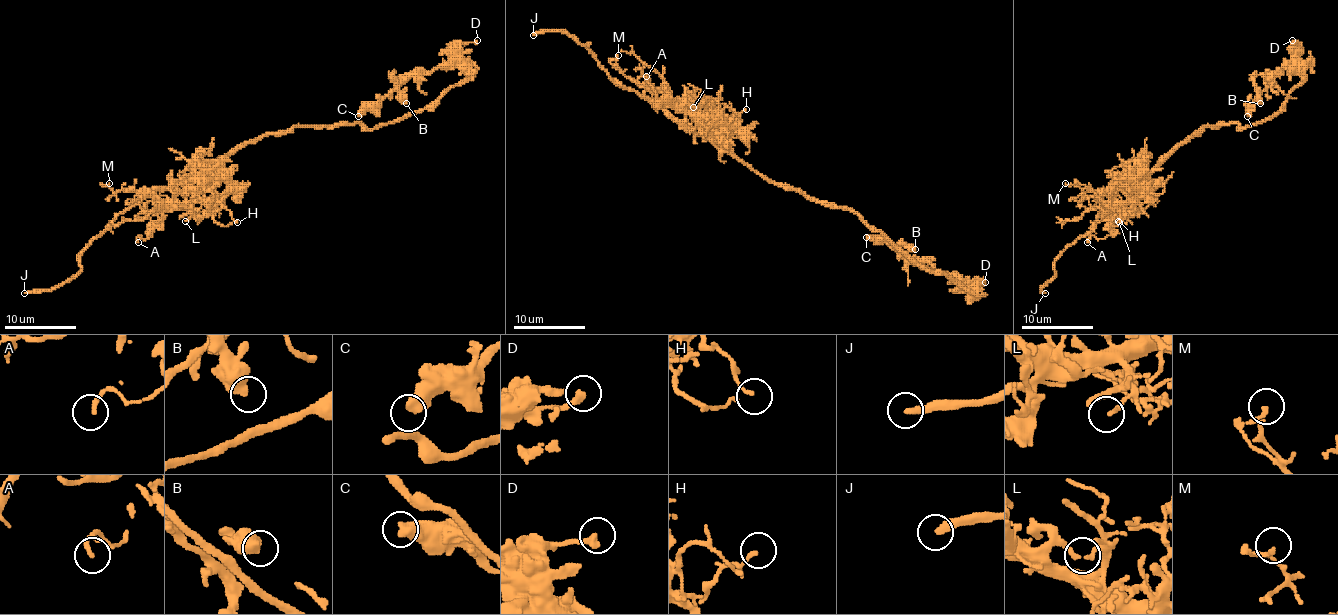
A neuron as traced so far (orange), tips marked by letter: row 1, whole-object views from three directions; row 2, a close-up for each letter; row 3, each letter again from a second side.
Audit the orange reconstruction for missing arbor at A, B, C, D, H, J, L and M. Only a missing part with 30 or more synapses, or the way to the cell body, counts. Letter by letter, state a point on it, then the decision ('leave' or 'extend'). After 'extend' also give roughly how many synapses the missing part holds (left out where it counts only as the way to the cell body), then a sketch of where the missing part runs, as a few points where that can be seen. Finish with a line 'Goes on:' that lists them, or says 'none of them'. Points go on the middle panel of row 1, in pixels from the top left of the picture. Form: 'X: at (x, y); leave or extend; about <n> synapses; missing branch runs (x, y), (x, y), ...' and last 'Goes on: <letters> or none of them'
A: at (646, 76); leave
B: at (915, 249); leave
C: at (866, 237); leave
D: at (985, 282); leave
H: at (746, 109); leave
J: at (533, 35); extend
L: at (693, 107); leave
M: at (618, 55); leave
Goes on: J

